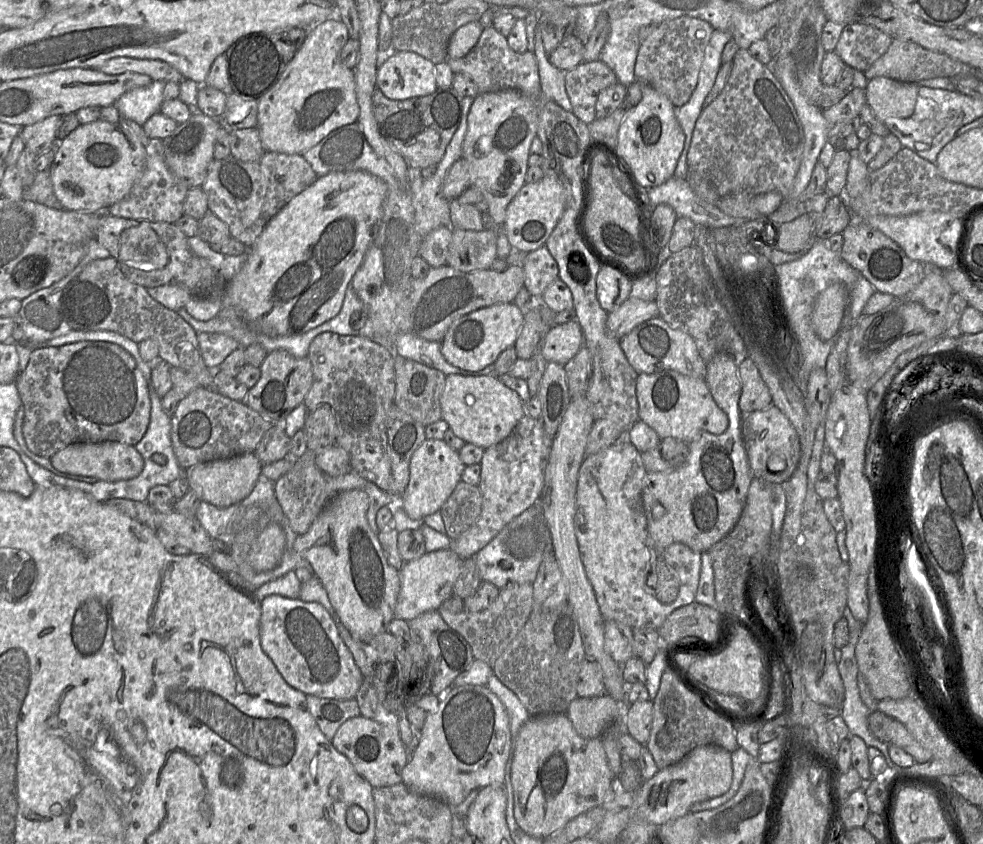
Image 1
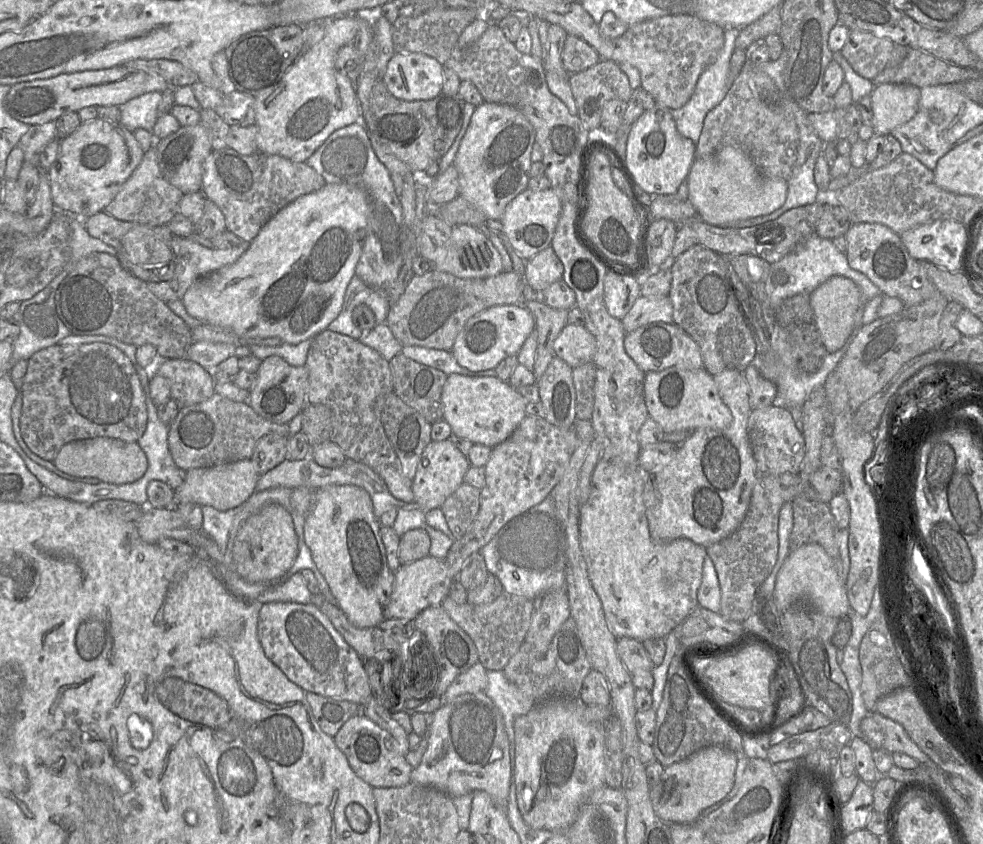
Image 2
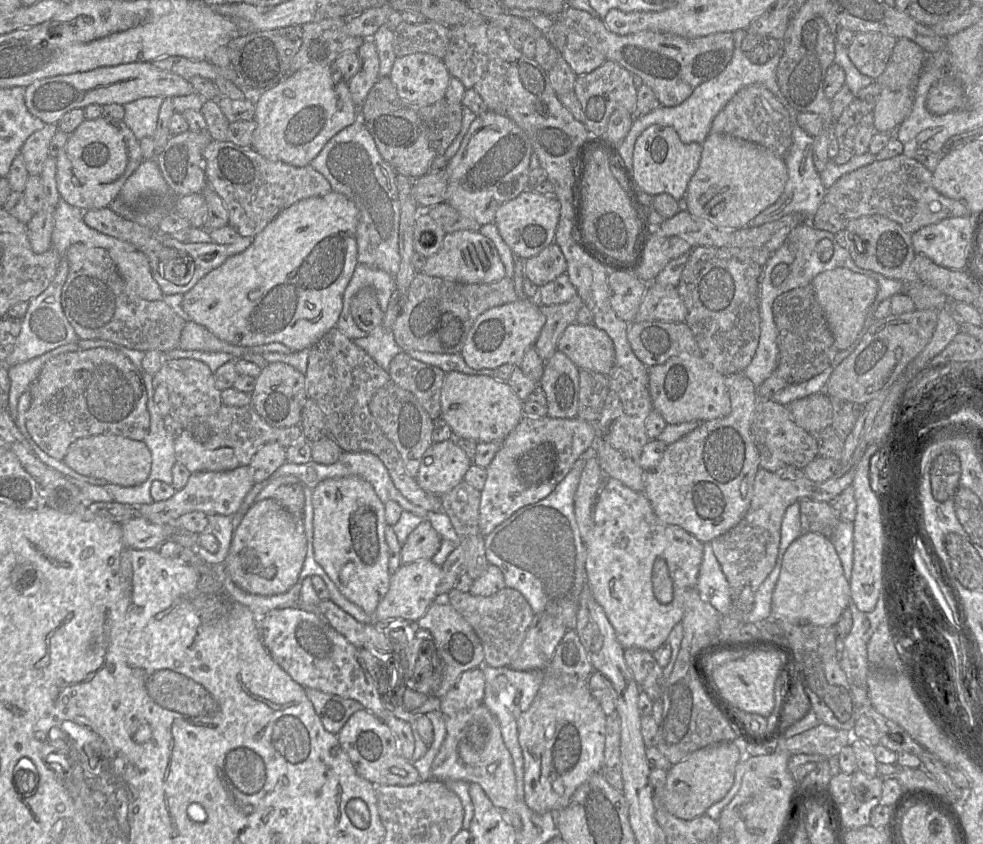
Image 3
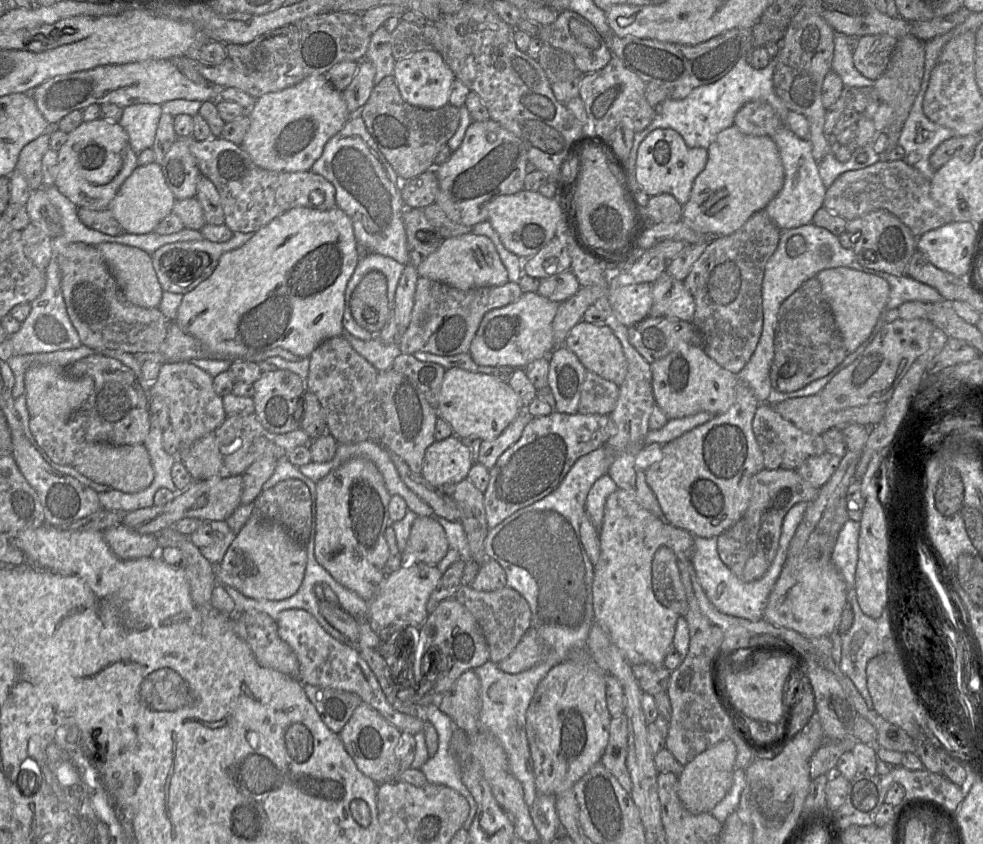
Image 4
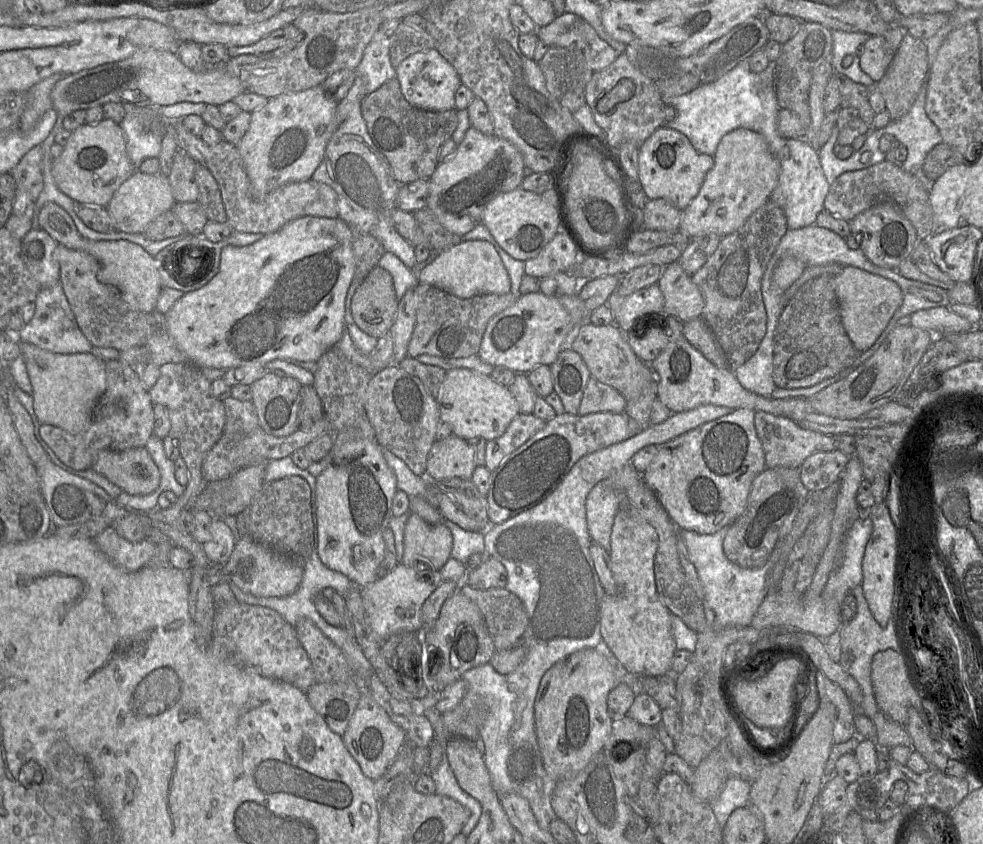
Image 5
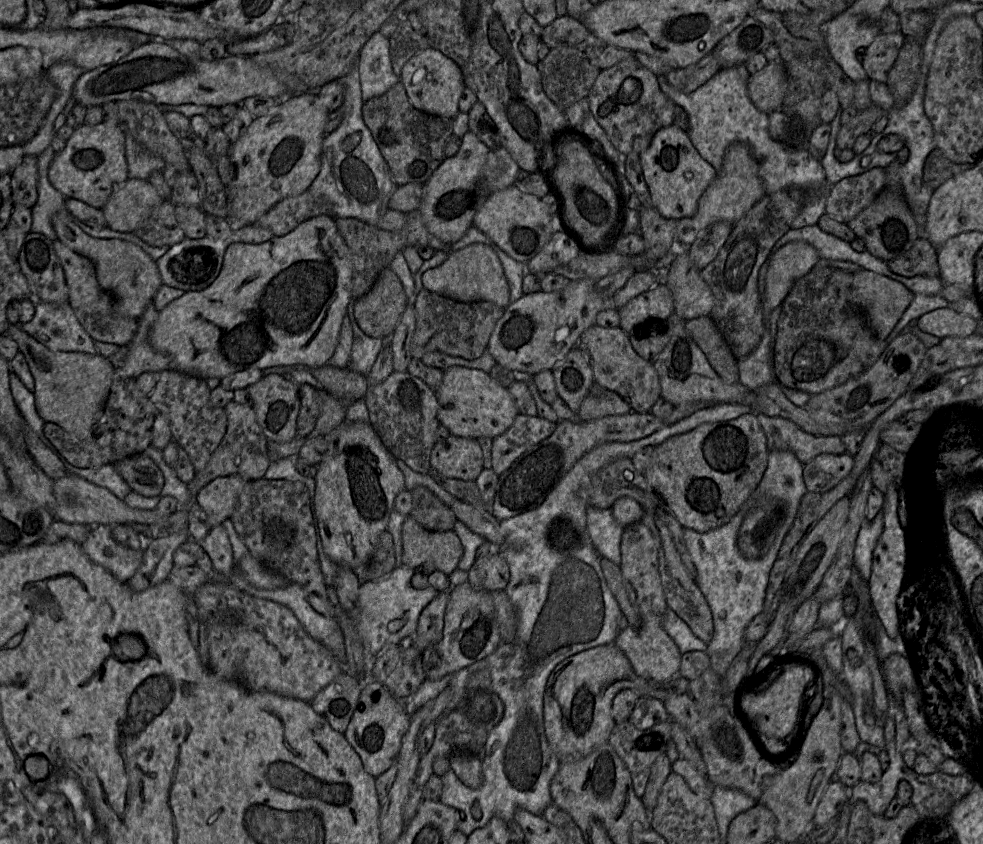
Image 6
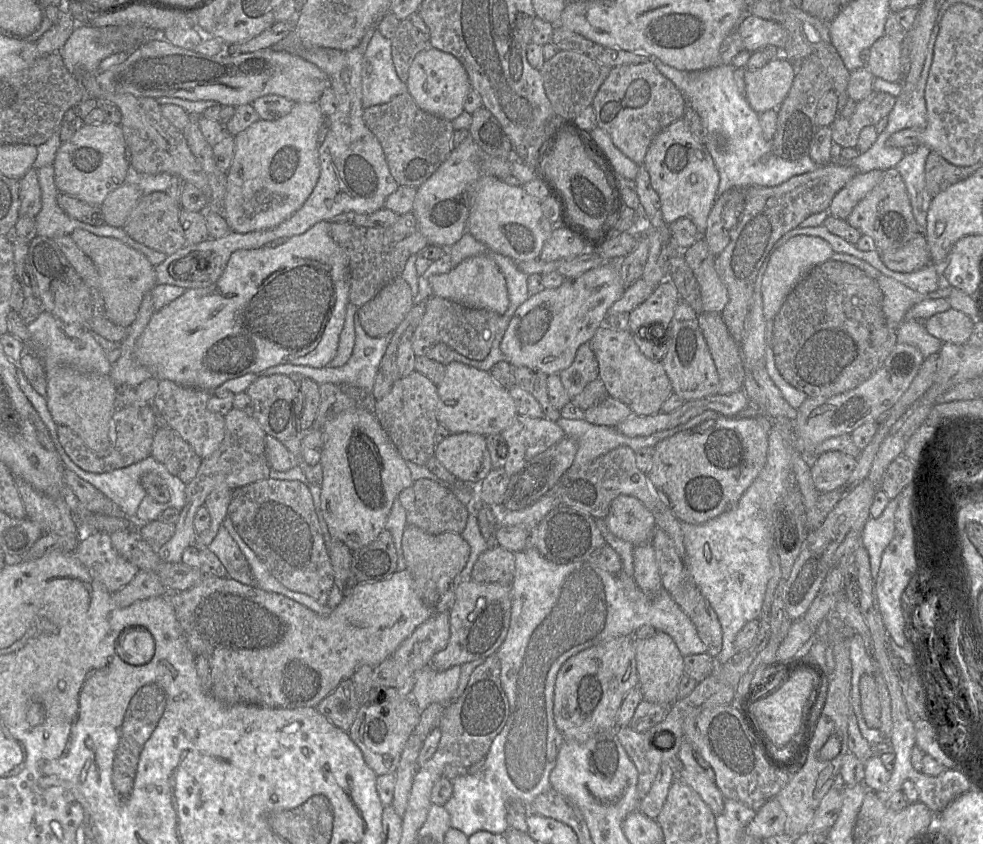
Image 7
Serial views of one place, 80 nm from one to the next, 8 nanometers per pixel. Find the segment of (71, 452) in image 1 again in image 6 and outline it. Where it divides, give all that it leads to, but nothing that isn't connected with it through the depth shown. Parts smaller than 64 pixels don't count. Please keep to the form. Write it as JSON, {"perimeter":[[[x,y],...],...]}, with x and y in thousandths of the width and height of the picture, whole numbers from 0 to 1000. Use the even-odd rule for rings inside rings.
{"perimeter":[[[146,537],[128,541],[115,552],[134,583],[148,589],[163,586],[167,576],[166,562]]]}

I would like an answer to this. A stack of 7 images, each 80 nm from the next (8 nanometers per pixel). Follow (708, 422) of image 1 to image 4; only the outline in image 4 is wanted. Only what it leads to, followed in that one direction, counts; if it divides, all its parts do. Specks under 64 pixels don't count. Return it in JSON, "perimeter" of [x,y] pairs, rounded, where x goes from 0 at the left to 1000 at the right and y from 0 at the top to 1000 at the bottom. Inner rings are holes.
{"perimeter":[[[699,410],[683,417],[662,431],[663,459],[666,477],[680,496],[690,496],[721,488],[725,492],[739,488],[748,475],[750,444],[723,425],[714,410]]]}

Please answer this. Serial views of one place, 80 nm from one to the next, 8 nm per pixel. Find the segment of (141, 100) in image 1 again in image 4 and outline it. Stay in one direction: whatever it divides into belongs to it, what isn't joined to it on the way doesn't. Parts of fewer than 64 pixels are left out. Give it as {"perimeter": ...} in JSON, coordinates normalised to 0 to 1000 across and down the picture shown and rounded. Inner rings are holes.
{"perimeter":[[[137,123],[126,128],[122,148],[129,156],[132,172],[139,182],[155,175],[165,134],[165,126],[160,123]]]}

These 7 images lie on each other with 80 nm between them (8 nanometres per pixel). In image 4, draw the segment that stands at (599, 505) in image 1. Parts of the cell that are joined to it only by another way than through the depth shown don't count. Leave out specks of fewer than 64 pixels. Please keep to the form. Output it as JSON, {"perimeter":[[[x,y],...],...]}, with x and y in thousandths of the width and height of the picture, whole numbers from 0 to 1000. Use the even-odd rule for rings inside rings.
{"perimeter":[[[629,578],[616,592],[613,620],[608,628],[610,660],[604,669],[602,693],[605,737],[619,751],[622,759],[634,774],[642,787],[661,787],[673,789],[677,777],[684,765],[691,729],[674,718],[666,707],[663,694],[663,665],[667,653],[678,647],[688,658],[689,664],[701,664],[704,660],[706,636],[698,628],[689,626],[671,615],[651,600],[637,581]]]}

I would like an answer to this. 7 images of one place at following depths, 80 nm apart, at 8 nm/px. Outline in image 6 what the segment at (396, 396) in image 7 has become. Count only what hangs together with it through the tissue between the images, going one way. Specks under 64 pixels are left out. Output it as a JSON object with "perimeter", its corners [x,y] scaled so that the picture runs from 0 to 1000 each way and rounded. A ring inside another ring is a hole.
{"perimeter":[[[400,440],[388,454],[374,459],[370,475],[375,489],[375,501],[400,541],[411,546],[422,559],[436,560],[437,538],[448,502],[443,463],[414,440]]]}

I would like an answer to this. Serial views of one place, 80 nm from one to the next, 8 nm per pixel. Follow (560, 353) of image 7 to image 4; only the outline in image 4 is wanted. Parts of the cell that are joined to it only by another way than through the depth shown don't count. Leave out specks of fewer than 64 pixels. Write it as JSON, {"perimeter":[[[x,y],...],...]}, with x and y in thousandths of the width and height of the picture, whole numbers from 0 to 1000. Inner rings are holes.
{"perimeter":[[[541,346],[532,347],[526,357],[497,368],[491,376],[479,406],[478,422],[484,431],[489,434],[520,434],[523,436],[534,436],[546,425],[557,423],[566,412],[563,399],[563,379],[568,364],[569,359],[550,351],[547,346]]]}

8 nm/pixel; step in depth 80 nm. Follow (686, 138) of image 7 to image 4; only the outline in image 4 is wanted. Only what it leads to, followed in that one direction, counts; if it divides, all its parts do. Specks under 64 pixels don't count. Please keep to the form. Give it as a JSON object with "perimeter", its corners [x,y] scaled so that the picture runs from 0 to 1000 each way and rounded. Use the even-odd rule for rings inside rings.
{"perimeter":[[[668,152],[661,156],[649,174],[646,210],[659,232],[683,230],[695,244],[700,239],[706,214],[716,201],[719,191],[719,177],[702,175],[689,155]]]}

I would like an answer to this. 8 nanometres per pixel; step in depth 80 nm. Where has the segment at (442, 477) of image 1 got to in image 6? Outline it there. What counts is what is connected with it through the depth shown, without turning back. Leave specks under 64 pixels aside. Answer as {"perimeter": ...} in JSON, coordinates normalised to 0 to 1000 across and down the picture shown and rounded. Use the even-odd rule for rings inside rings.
{"perimeter":[[[458,514],[443,524],[437,552],[451,564],[483,570],[492,556],[491,536],[485,520]]]}

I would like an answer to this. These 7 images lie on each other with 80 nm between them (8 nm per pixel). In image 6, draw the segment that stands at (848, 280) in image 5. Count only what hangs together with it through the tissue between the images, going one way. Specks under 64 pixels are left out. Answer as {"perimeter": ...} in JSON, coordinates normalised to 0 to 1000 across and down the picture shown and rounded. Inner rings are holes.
{"perimeter":[[[834,307],[828,316],[846,316],[868,323],[867,358],[881,368],[882,384],[894,403],[903,399],[930,353],[930,348],[918,335],[865,309]]]}

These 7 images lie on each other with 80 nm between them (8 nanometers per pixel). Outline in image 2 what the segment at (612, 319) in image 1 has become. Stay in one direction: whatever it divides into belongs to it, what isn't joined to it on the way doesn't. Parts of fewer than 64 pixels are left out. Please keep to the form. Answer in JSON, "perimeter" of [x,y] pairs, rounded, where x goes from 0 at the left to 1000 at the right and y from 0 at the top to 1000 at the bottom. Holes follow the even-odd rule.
{"perimeter":[[[651,350],[640,370],[632,378],[637,395],[664,382],[685,383],[685,363],[680,351]]]}

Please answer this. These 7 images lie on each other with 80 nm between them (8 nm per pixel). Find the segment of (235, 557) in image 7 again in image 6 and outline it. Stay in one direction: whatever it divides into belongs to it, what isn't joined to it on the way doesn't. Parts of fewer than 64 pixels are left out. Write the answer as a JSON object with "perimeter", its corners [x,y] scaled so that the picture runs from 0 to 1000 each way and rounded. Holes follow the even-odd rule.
{"perimeter":[[[227,622],[214,627],[204,641],[204,647],[214,660],[218,674],[228,681],[234,681],[239,674],[236,646]]]}

